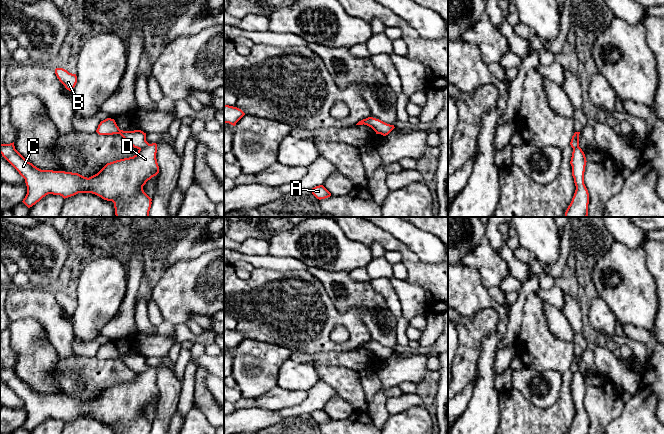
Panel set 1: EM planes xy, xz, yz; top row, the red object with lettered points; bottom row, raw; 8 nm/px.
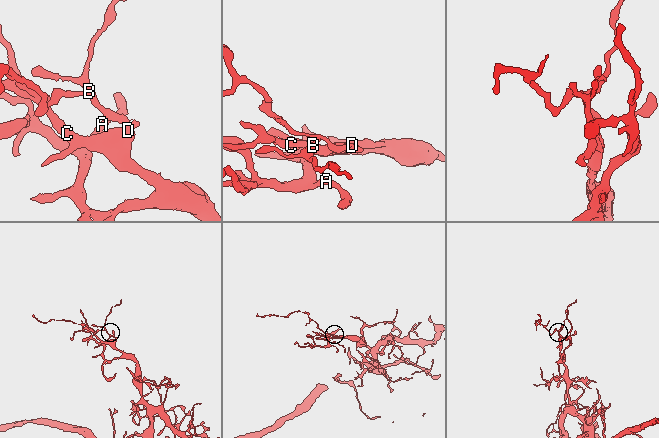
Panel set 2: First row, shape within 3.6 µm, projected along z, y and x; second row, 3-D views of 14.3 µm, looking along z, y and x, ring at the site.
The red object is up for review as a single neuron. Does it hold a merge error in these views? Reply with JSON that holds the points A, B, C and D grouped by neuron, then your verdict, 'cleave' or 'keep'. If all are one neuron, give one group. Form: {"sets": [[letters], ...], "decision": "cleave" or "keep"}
{"sets": [["A", "C", "D"], ["B"]], "decision": "cleave"}

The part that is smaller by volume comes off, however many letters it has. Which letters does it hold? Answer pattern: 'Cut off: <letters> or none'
Cut off: B

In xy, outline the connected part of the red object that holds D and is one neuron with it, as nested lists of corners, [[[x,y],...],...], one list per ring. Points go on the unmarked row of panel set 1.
[[[14,366],[0,368],[0,377],[25,403],[27,418],[22,426],[28,432],[35,429],[48,418],[60,419],[65,423],[78,417],[92,417],[104,424],[112,425],[115,434],[150,434],[151,432],[152,423],[144,416],[143,410],[159,397],[156,383],[156,367],[139,373],[133,381],[107,387],[97,398],[89,402],[78,397],[41,394],[28,386],[15,373]]]

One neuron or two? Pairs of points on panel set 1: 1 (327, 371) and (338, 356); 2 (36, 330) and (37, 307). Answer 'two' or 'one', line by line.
1: two
2: two

